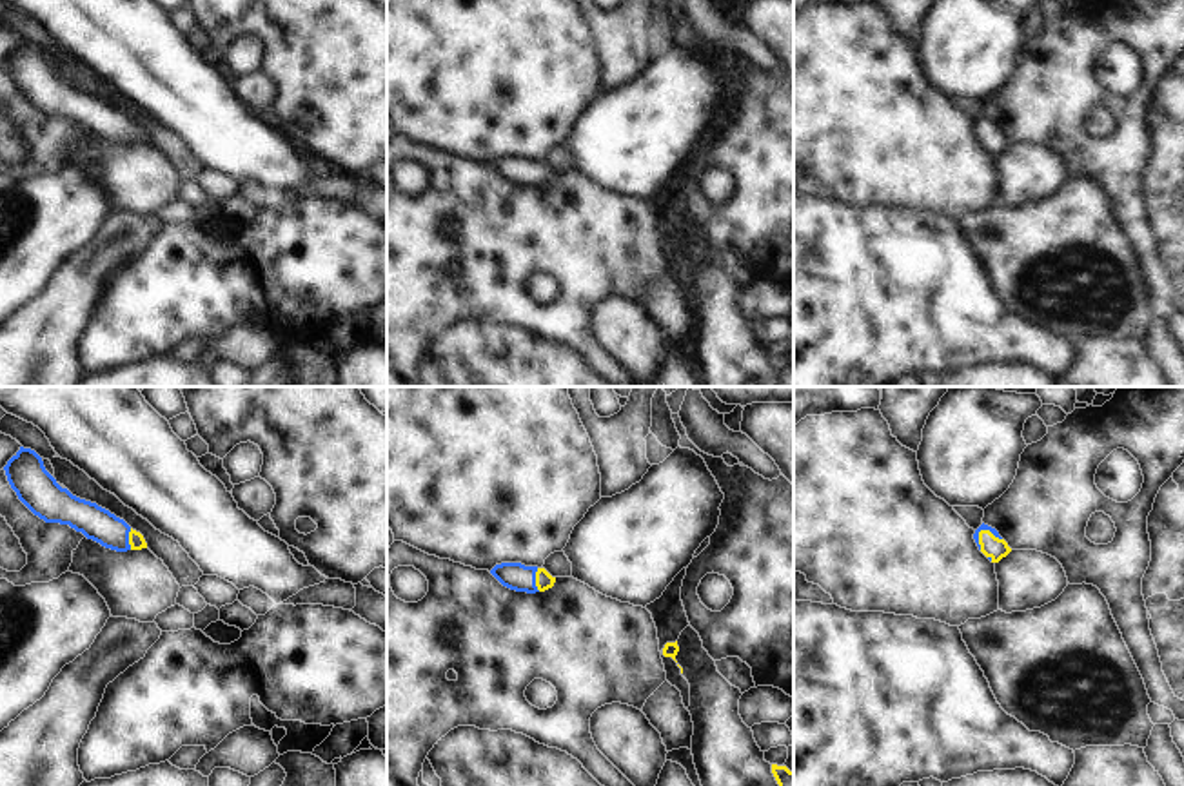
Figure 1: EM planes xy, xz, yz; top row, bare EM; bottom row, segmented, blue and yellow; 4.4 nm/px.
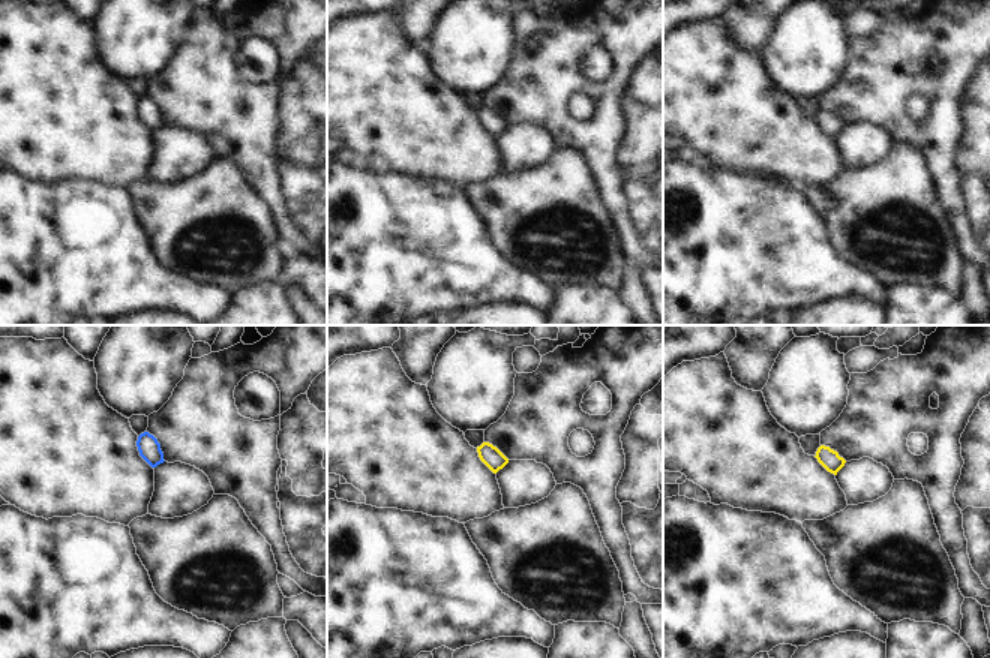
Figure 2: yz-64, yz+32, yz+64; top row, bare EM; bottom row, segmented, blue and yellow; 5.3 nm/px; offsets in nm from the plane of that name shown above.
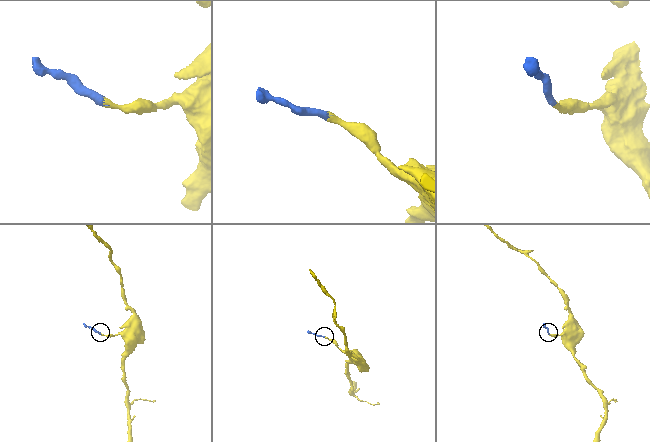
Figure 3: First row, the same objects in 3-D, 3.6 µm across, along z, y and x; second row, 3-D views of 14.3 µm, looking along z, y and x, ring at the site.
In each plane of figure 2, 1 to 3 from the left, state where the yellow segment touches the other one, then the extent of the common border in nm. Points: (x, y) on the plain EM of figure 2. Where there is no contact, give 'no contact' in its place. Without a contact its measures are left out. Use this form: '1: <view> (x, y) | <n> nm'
1: no contact
2: no contact
3: no contact

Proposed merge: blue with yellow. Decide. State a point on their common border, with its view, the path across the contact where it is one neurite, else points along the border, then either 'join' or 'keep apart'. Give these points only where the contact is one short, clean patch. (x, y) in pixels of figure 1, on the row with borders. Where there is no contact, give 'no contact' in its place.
yz (990, 530) | across yz (983, 527), (990, 530), (992, 547) | join

